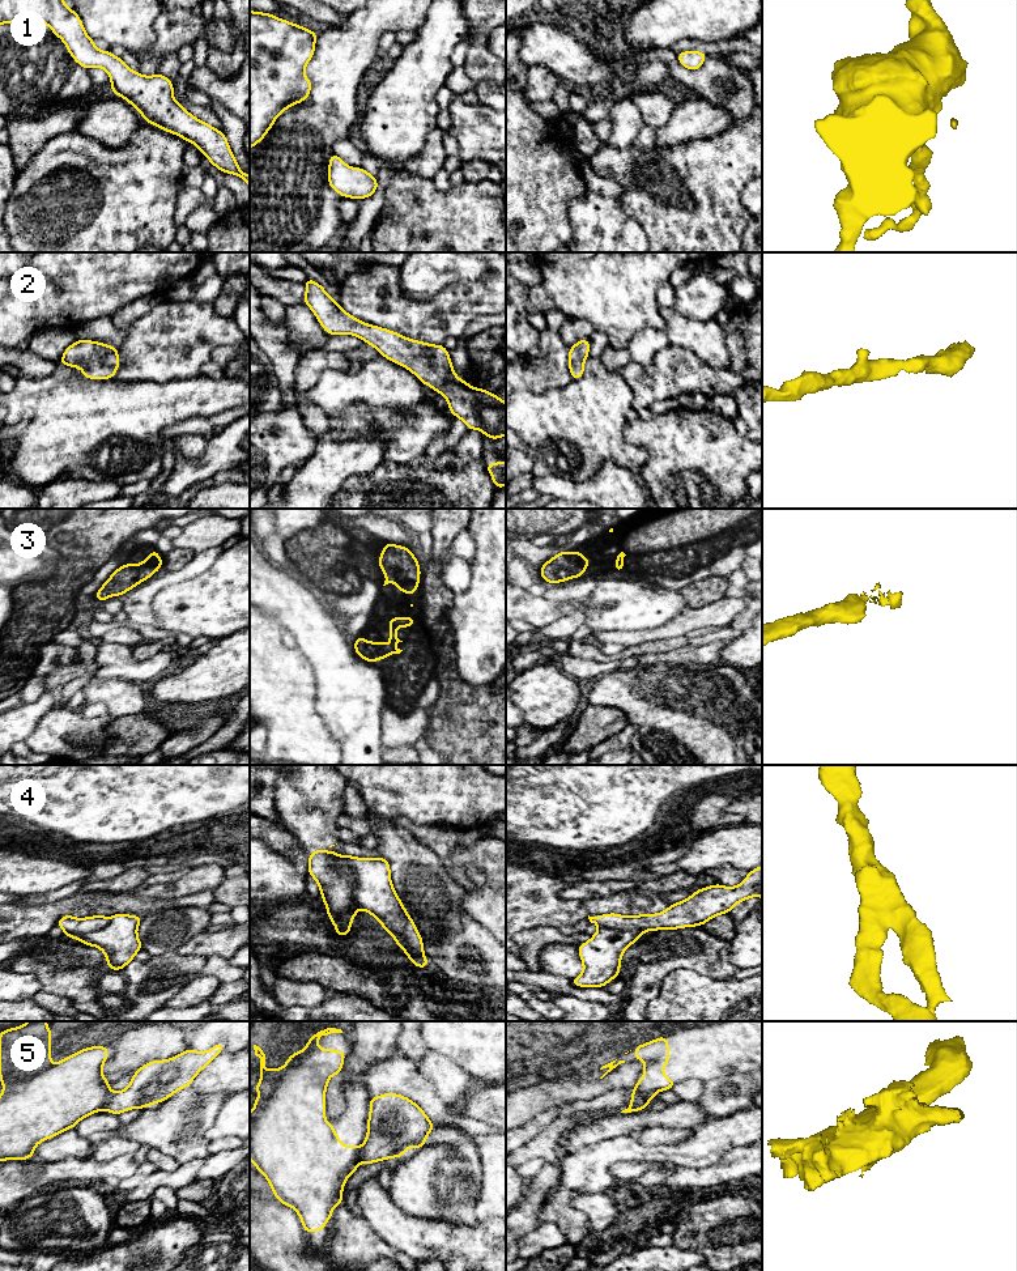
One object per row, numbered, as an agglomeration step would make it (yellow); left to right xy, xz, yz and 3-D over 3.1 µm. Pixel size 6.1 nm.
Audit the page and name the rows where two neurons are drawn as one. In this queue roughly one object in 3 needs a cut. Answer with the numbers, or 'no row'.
4, 5

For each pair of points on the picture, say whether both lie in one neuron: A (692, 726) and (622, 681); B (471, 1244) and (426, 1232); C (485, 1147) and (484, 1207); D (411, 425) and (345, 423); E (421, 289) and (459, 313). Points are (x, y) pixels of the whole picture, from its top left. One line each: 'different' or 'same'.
A: same
B: same
C: same
D: same
E: different

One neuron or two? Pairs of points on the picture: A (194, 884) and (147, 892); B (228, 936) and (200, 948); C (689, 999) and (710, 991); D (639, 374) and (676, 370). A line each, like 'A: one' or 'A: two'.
A: one
B: one
C: one
D: one

